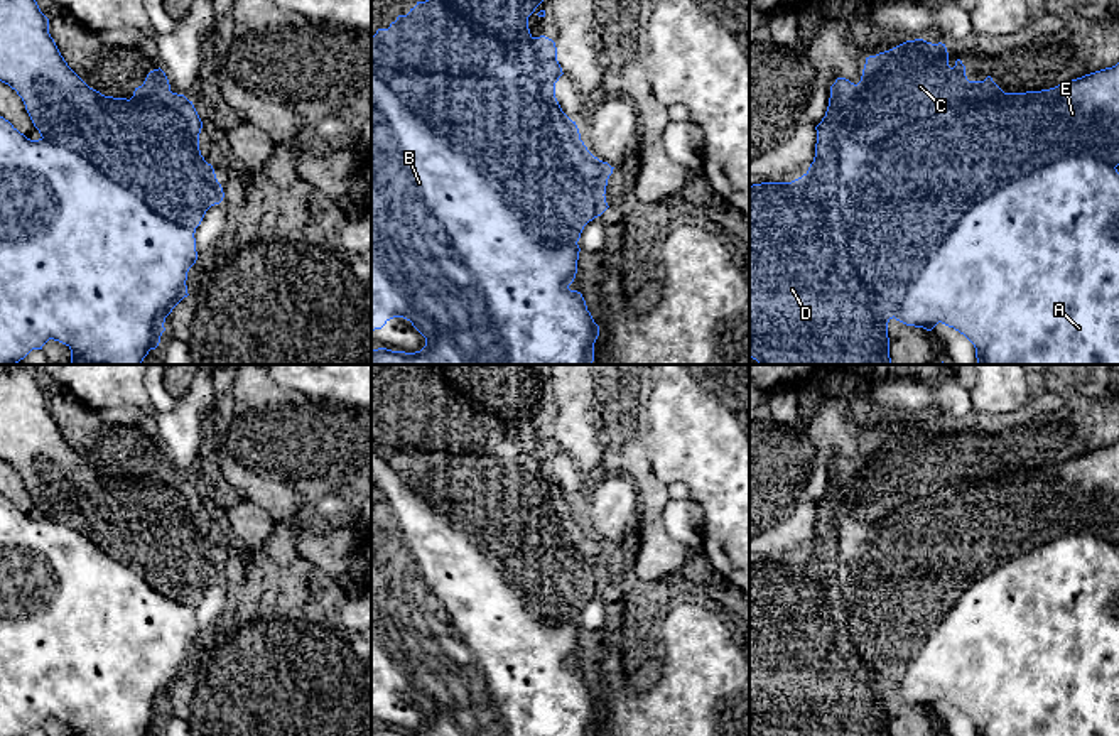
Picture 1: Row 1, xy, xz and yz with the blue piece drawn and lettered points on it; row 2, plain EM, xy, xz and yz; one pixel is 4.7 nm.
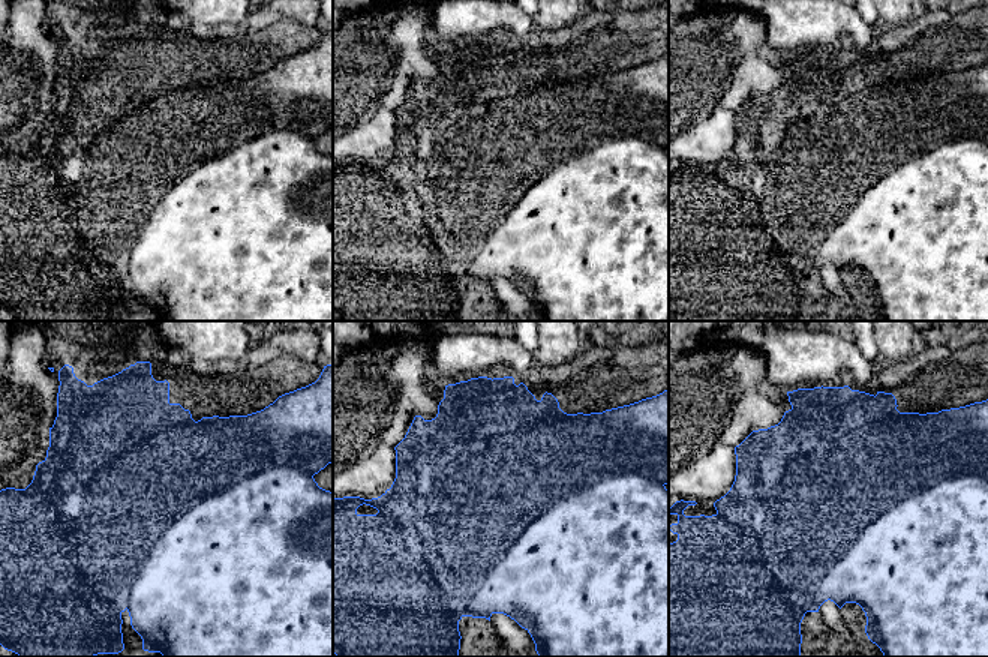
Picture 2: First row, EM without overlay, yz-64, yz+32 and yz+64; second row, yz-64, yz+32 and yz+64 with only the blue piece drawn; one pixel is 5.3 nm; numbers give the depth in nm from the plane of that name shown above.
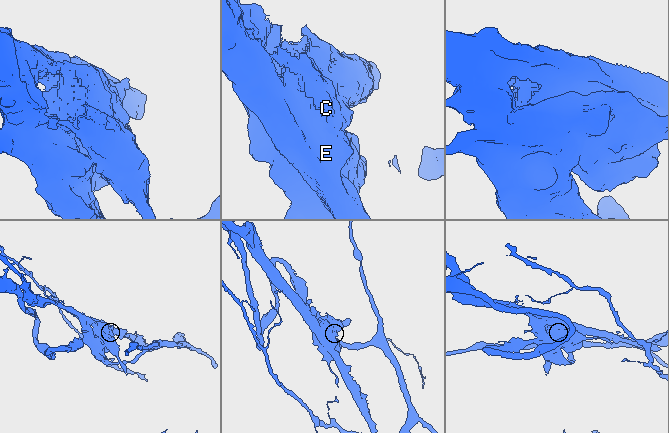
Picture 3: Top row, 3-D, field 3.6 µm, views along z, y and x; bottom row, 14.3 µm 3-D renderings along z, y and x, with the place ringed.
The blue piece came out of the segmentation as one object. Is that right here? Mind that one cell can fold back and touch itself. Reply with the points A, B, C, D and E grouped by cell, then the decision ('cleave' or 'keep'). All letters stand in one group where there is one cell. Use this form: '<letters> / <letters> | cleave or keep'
A B / C D E | cleave

